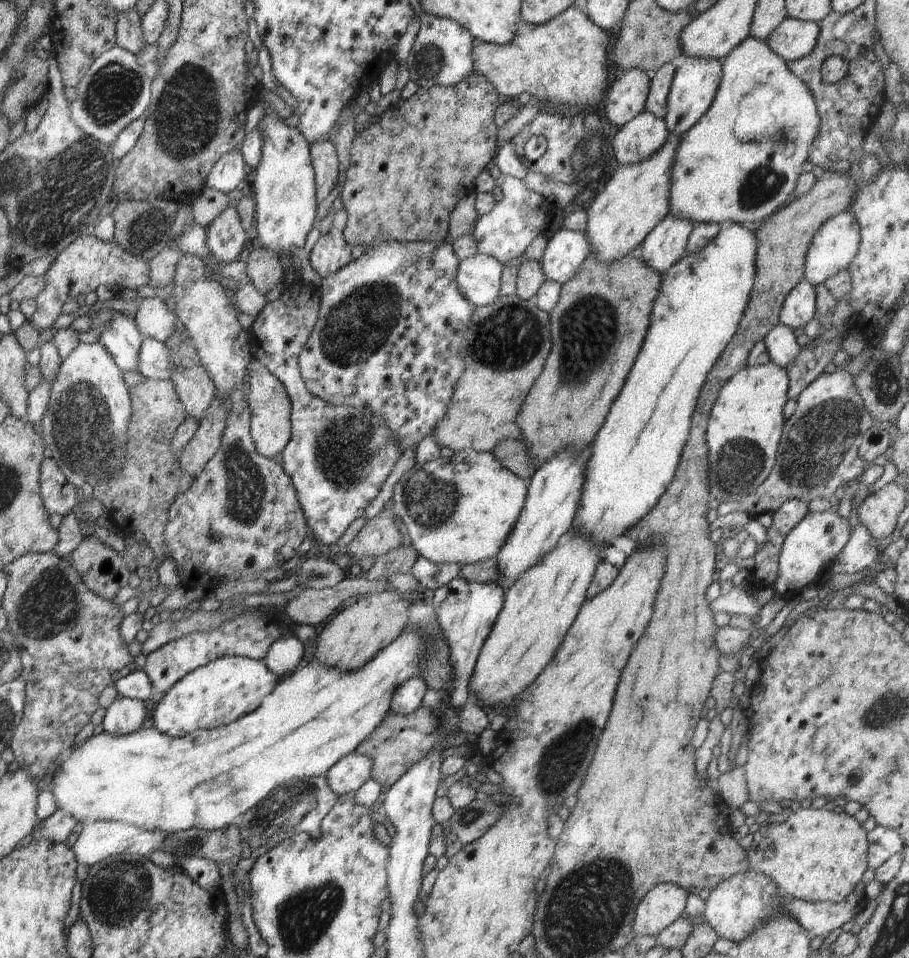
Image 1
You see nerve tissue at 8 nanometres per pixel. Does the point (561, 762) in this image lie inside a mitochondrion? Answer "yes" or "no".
yes

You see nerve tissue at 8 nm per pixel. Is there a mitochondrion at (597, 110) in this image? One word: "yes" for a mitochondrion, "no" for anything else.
no

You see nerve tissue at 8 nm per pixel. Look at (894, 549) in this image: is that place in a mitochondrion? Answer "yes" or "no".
no

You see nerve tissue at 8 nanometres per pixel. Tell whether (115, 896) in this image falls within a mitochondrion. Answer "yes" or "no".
yes

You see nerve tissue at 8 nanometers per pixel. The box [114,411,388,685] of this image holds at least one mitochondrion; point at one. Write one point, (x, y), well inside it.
(245, 493)

